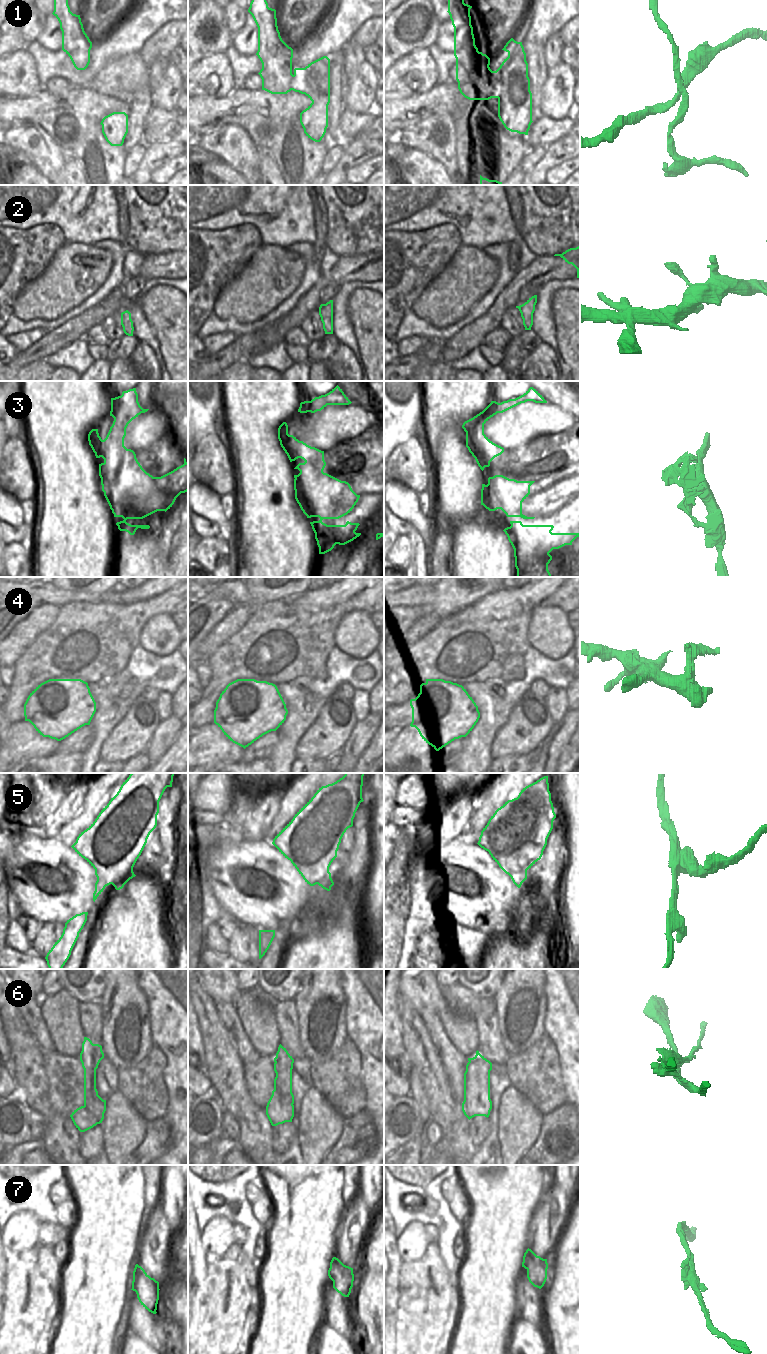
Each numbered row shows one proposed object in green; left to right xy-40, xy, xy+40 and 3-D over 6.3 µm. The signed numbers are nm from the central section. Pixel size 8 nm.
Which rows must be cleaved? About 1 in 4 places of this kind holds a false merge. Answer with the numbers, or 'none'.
1, 4, 5, 6, 7

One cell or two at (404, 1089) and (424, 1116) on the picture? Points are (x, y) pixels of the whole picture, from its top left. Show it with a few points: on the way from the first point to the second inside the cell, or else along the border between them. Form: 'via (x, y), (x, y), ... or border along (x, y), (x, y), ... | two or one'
border along (410, 1088), (409, 1093) | two

